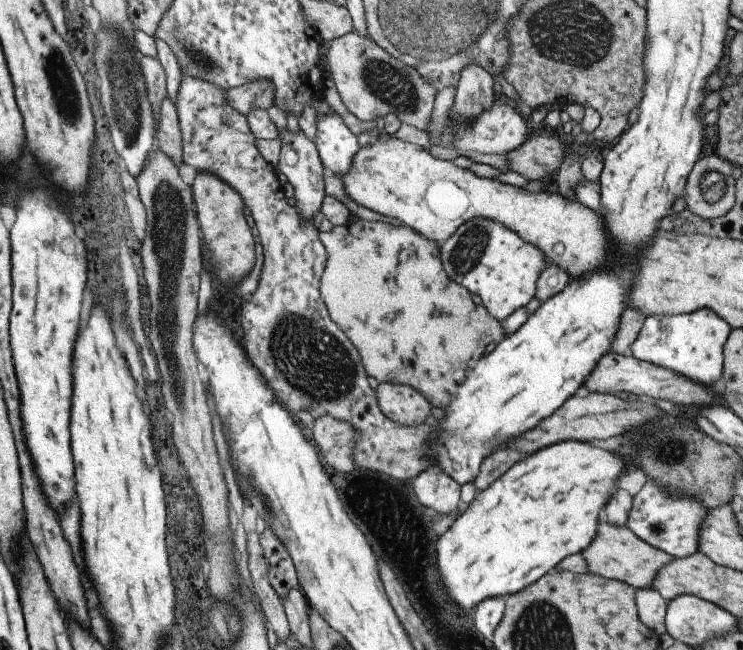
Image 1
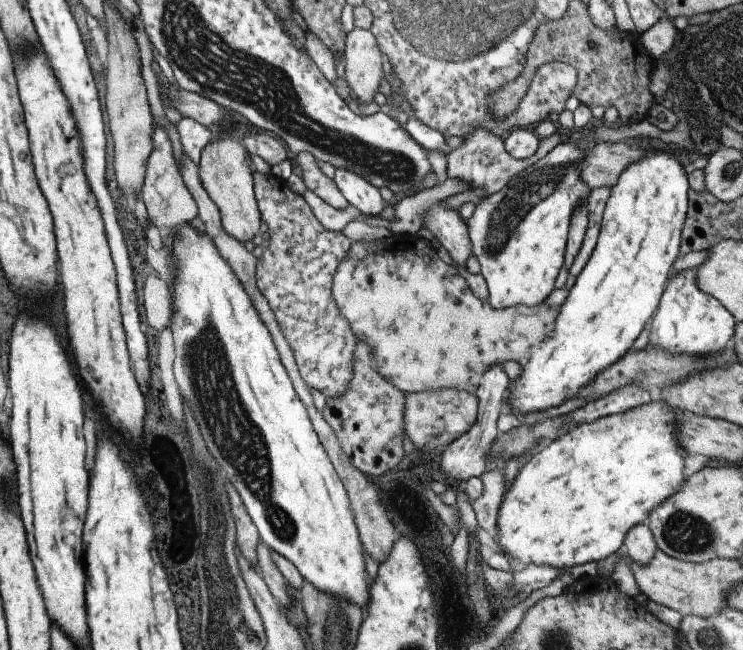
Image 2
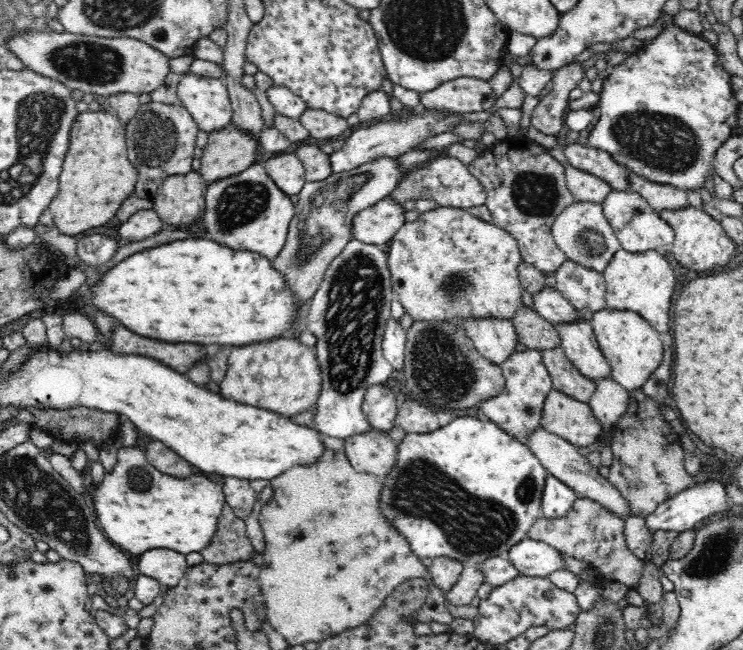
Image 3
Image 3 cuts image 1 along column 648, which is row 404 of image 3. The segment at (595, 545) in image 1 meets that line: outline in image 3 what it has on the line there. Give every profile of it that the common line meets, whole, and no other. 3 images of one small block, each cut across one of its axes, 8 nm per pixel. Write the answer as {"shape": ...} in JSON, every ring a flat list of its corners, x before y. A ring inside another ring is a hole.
{"shape":[[554,389,546,396,541,426,577,449,592,446,604,433,589,403,578,402]]}

